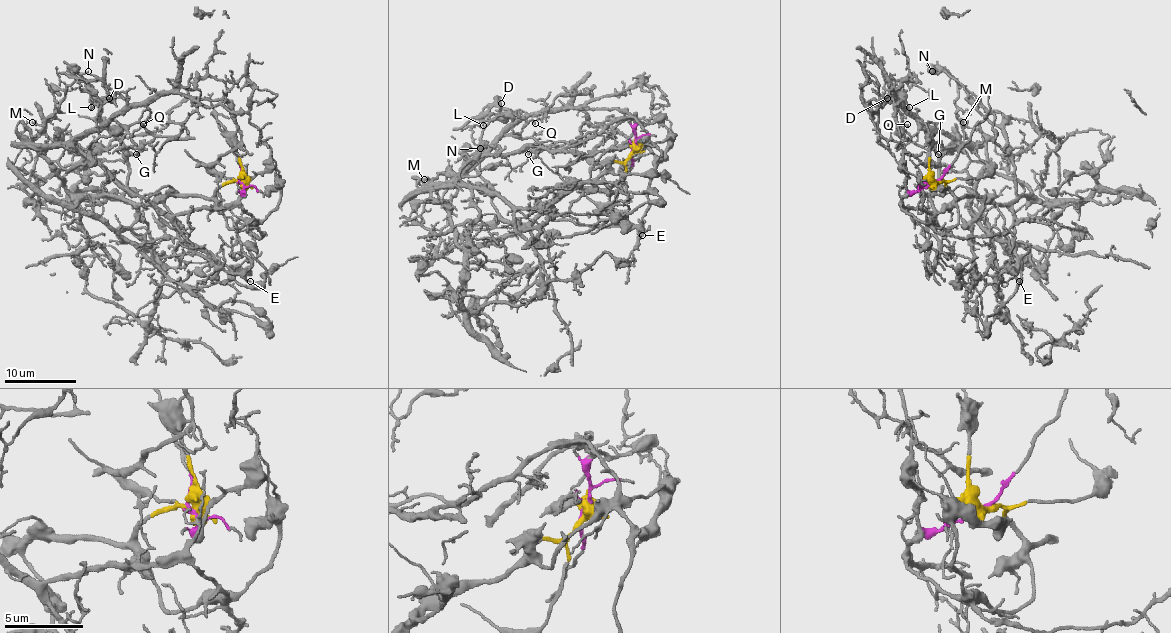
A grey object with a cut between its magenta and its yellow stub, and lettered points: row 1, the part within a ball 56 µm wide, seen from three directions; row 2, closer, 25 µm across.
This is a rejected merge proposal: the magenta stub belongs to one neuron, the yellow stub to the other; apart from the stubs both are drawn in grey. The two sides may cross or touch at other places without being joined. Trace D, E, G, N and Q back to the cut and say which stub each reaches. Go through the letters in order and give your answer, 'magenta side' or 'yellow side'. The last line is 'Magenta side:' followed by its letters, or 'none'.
D: magenta side
E: yellow side
G: magenta side
N: yellow side
Q: magenta side
Magenta side: D, G, Q

